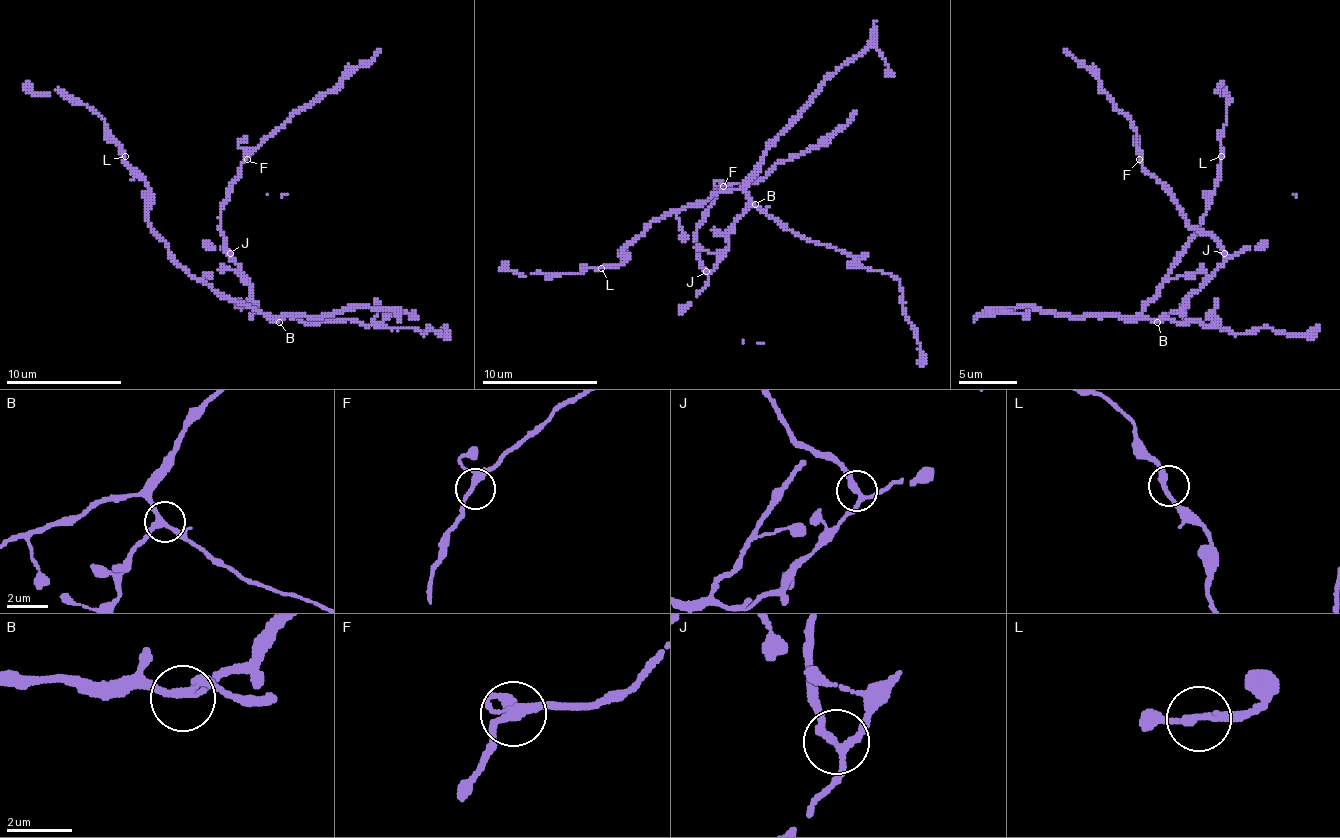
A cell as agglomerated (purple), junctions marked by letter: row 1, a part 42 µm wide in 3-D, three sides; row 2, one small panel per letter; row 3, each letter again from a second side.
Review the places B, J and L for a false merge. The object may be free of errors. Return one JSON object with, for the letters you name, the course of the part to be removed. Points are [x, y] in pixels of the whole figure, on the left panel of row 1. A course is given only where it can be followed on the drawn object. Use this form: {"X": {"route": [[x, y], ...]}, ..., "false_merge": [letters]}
{"false_merge": []}

